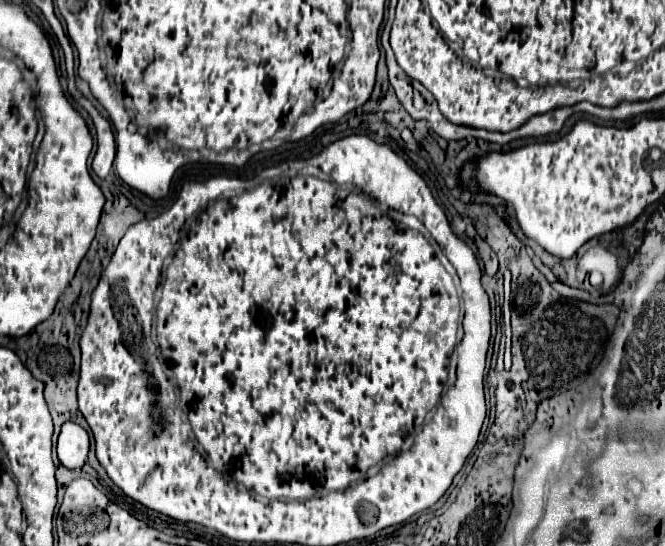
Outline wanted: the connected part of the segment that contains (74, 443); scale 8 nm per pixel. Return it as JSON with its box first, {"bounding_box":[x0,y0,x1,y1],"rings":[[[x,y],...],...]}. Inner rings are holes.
{"bounding_box":[57,422,89,470],"rings":[[[65,422],[57,442],[59,462],[69,470],[81,470],[89,454],[89,434],[75,422]]]}

